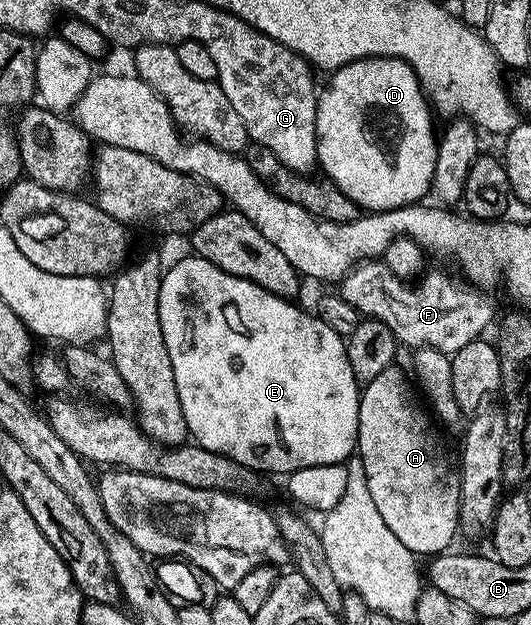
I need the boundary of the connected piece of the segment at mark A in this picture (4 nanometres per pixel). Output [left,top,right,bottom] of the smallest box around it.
[357,367,459,555]

